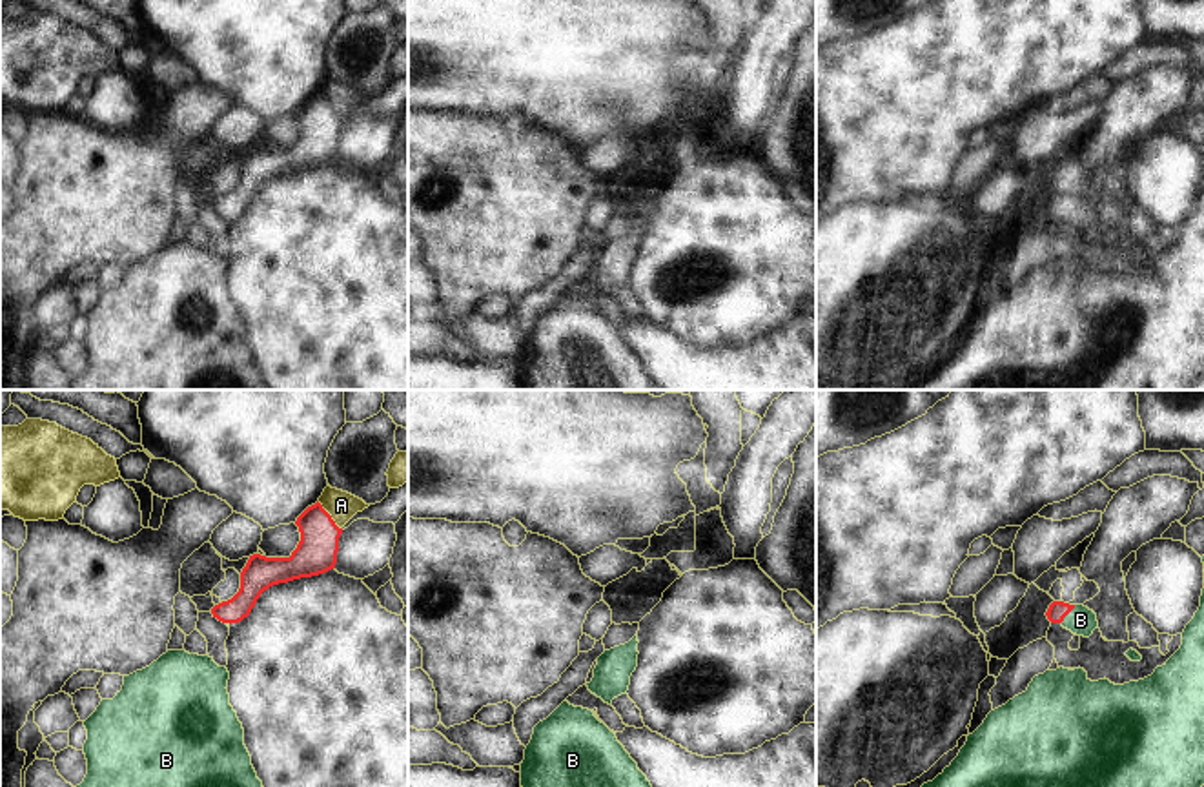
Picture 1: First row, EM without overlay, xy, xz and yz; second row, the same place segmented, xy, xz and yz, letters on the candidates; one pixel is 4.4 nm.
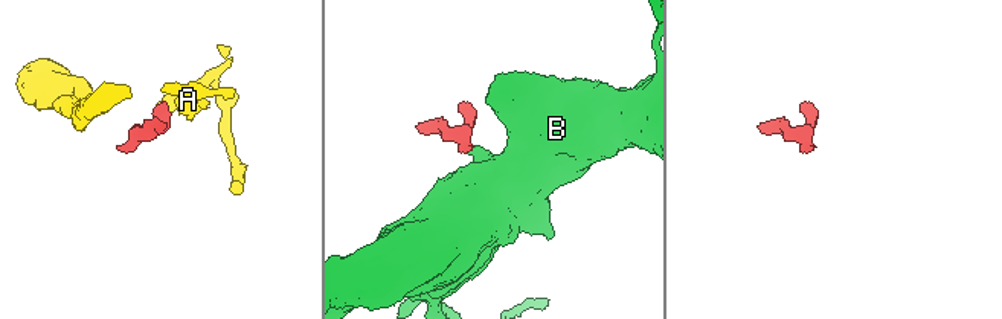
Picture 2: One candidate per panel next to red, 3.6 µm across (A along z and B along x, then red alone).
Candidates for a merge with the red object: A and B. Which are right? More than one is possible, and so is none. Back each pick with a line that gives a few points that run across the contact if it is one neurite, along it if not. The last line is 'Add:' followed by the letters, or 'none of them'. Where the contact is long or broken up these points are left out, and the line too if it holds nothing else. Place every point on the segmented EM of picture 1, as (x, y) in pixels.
B: line yz (1057, 611), (1068, 613), (1081, 620)
Add: B

